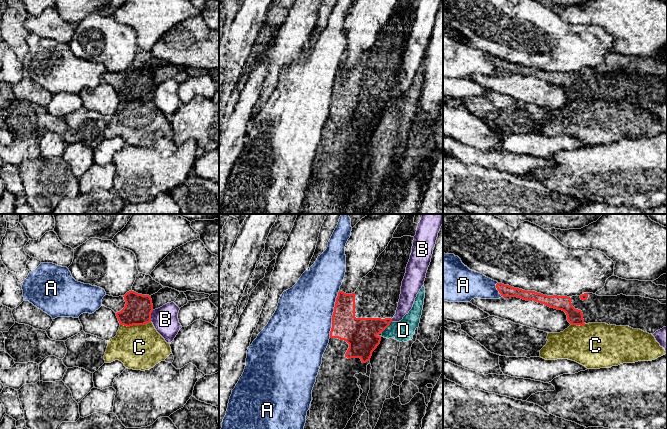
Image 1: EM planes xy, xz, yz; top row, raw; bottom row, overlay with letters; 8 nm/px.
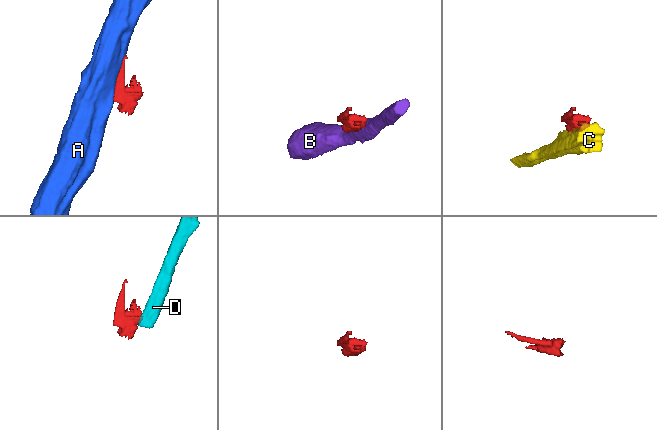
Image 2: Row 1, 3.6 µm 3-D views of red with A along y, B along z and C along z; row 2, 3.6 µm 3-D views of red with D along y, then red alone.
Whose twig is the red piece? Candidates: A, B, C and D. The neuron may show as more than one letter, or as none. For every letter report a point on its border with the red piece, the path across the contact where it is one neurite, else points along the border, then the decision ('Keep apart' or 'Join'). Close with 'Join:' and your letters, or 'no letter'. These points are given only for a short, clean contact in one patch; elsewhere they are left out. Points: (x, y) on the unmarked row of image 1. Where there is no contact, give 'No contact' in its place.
A: Touches red at xz (333, 90). Keep apart
B: Touches red at xy (150, 92). Boundary: xy (153, 86), (150, 97). Keep apart
C: Touches red at xy (135, 100). Boundary: xy (150, 97), (144, 100), (120, 101). Keep apart
D: Touches red at xz (387, 102). Boundary: xz (391, 97), (382, 108). Keep apart
Join: no letter

